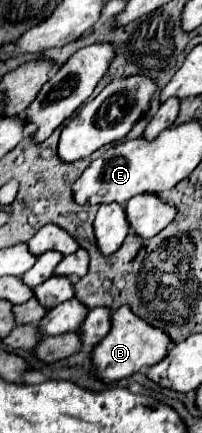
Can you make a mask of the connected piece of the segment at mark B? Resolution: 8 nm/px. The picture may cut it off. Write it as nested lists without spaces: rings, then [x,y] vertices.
[[[120,307],[118,311],[112,313],[110,333],[92,351],[92,363],[96,367],[96,375],[104,383],[126,379],[136,371],[152,367],[154,363],[162,361],[168,355],[170,343],[172,343],[170,335],[166,335],[164,331],[158,331],[158,327],[150,327],[150,323],[134,315],[130,307]]]

